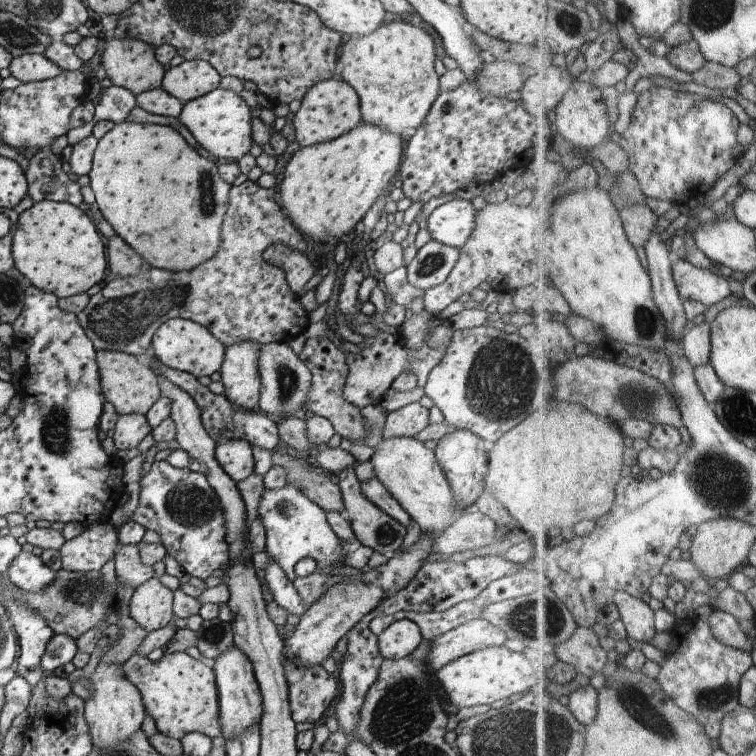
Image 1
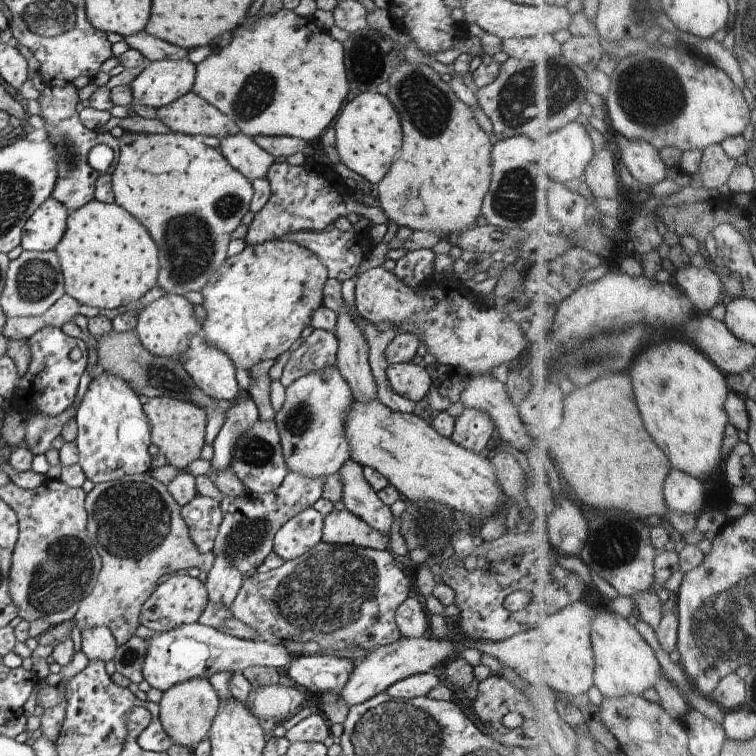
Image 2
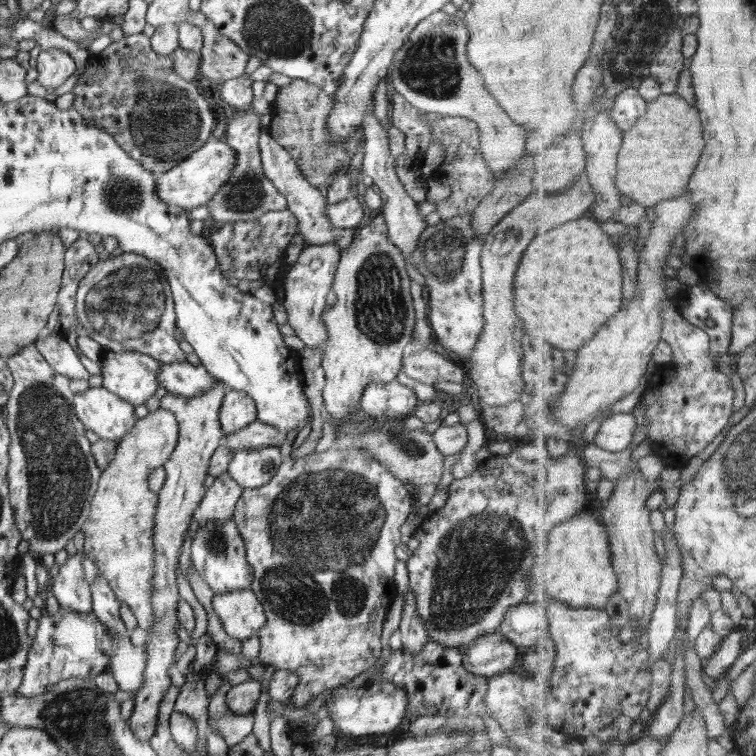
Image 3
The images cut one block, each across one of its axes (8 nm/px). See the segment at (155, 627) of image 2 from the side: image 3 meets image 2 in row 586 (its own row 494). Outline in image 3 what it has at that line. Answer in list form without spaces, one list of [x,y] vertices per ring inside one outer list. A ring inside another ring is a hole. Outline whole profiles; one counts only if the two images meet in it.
[[[216,380],[216,385],[200,397],[180,397],[179,395],[161,397],[160,407],[170,410],[178,422],[179,437],[170,458],[163,464],[166,471],[164,488],[157,494],[157,507],[154,515],[153,528],[153,577],[151,578],[150,604],[154,624],[147,630],[145,642],[146,666],[143,670],[143,683],[135,694],[134,708],[128,720],[133,735],[142,742],[150,742],[155,728],[158,726],[158,707],[166,690],[170,688],[170,667],[175,661],[178,632],[176,625],[176,604],[180,600],[178,591],[178,566],[180,548],[184,544],[184,536],[188,534],[190,520],[195,510],[206,495],[204,481],[208,474],[209,462],[216,447],[222,444],[223,429],[220,429],[220,408],[228,386]]]

